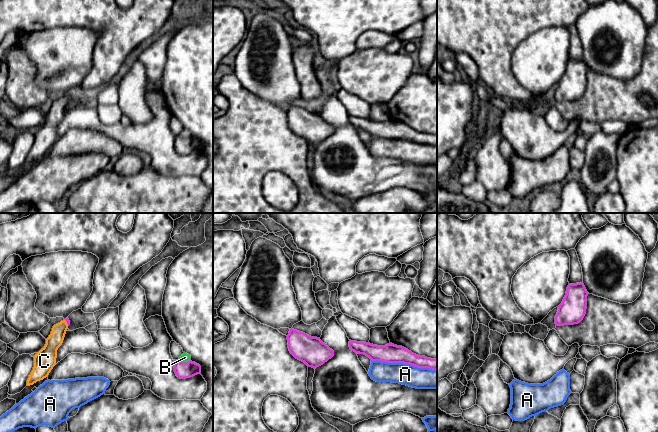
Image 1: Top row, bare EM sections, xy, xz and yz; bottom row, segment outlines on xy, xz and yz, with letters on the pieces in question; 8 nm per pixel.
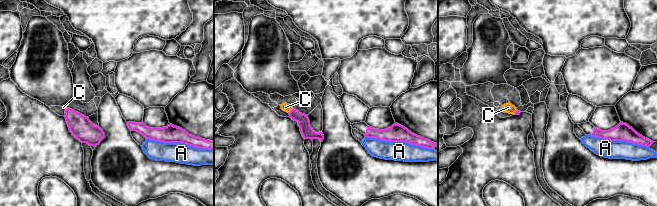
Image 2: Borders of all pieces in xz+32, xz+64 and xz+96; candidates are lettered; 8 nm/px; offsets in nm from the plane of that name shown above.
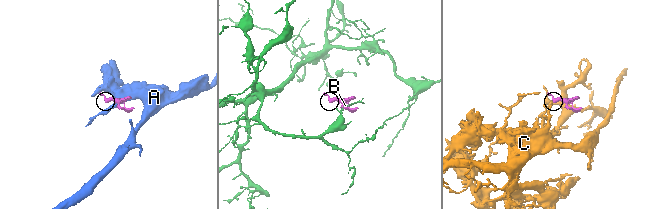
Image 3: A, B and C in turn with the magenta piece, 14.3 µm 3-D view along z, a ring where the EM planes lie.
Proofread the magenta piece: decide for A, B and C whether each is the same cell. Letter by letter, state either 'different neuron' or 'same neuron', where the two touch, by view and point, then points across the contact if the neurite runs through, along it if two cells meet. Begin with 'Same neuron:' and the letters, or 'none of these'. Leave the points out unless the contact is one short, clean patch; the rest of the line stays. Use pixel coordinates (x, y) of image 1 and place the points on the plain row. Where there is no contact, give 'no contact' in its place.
Same neuron: C
A: different neuron | xz (404, 139)
B: different neuron | xy (184, 138)
C: same neuron | xy (66, 97) | across xy (67, 96), (66, 97), (58, 107), (54, 117)

